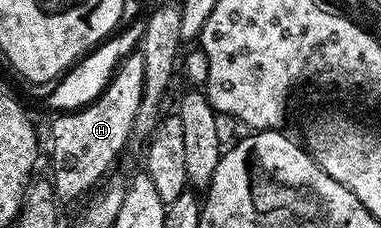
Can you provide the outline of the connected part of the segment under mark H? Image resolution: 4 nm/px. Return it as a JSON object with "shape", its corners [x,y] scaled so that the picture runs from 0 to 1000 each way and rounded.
{"shape":[[[344,232],[310,281],[297,329],[289,333],[286,364],[278,368],[276,399],[247,439],[244,452],[234,452],[228,469],[207,469],[199,487],[176,487],[150,509],[152,526],[131,557],[131,627],[142,640],[142,768],[136,763],[136,798],[142,807],[142,846],[155,877],[171,882],[171,873],[205,873],[223,838],[244,842],[249,833],[247,803],[257,798],[268,763],[297,724],[310,697],[310,675],[331,645],[331,623],[344,623],[352,583],[352,535],[357,531],[357,496],[367,478],[367,443],[378,425],[378,250],[370,232]]]}

